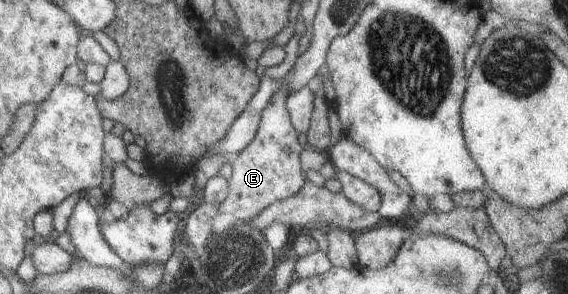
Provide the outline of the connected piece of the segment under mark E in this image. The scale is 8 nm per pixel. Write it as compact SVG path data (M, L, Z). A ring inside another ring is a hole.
M285 84L271 96L271 102L261 112L255 138L242 152L233 156L230 162L233 174L228 180L228 196L218 207L219 214L231 214L238 222L251 222L269 205L298 194L306 184L300 160L305 146L299 143L299 133L292 126L286 108L290 94L291 90Z

